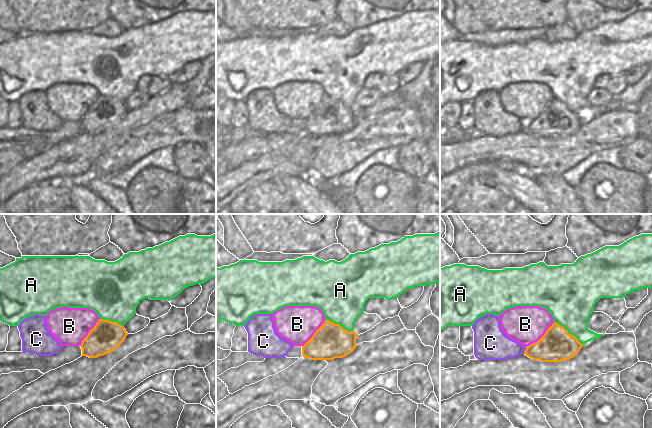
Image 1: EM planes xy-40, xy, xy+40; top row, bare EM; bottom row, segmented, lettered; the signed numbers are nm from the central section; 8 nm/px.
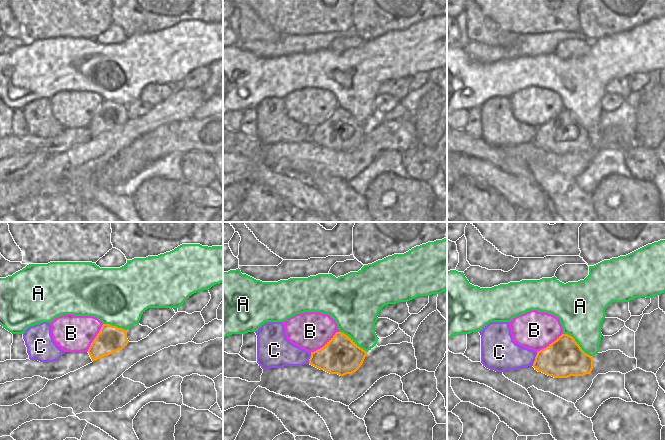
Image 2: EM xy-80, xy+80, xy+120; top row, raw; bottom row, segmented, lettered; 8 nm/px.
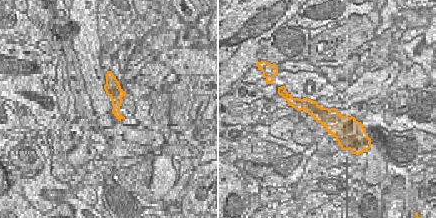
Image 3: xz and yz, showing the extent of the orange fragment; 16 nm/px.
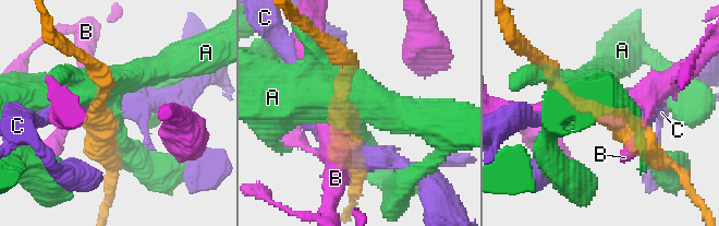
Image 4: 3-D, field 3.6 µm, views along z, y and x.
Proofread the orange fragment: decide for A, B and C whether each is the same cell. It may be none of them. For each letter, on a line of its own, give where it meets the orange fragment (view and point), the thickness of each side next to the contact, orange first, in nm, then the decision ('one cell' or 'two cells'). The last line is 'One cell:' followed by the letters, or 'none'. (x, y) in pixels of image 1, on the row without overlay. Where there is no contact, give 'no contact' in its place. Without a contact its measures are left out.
A: meets orange in xy+40 at (568, 109); 260 nm thick on the orange side, 360 nm on the other; two cells
B: meets orange in xy+40 at (540, 114); 260 nm thick on the orange side, 300 nm on the other; two cells
C: meets orange in xy+40 at (525, 126); 260 nm thick on the orange side, 240 nm on the other; two cells
One cell: none

